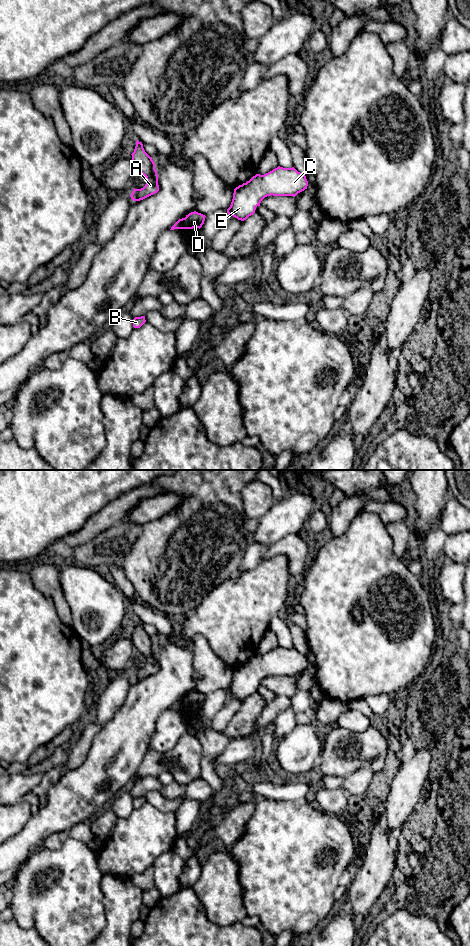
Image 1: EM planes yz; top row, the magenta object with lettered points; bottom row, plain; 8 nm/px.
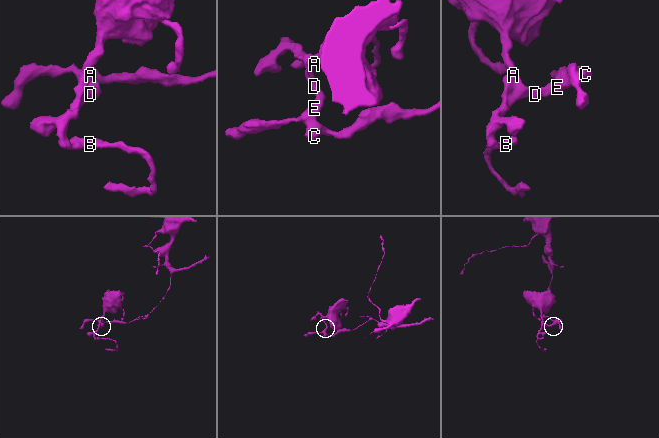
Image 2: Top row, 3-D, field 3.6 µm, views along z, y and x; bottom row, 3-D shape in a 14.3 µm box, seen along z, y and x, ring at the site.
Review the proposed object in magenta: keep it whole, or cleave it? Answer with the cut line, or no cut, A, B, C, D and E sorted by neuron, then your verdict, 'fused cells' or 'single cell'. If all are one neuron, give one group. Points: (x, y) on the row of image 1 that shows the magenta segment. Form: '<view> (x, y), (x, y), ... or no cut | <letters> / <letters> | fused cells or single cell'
yz (184, 218), (181, 228) | A B / C D E | fused cells

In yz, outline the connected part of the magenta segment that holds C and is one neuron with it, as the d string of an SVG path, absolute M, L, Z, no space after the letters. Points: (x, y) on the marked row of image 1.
M278 166L272 171L256 174L249 181L234 189L233 199L227 209L229 216L244 221L255 213L256 207L267 196L293 196L307 189L306 176L294 167Z

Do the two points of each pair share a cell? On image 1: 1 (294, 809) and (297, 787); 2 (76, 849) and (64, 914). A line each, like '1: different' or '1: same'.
1: different
2: same

